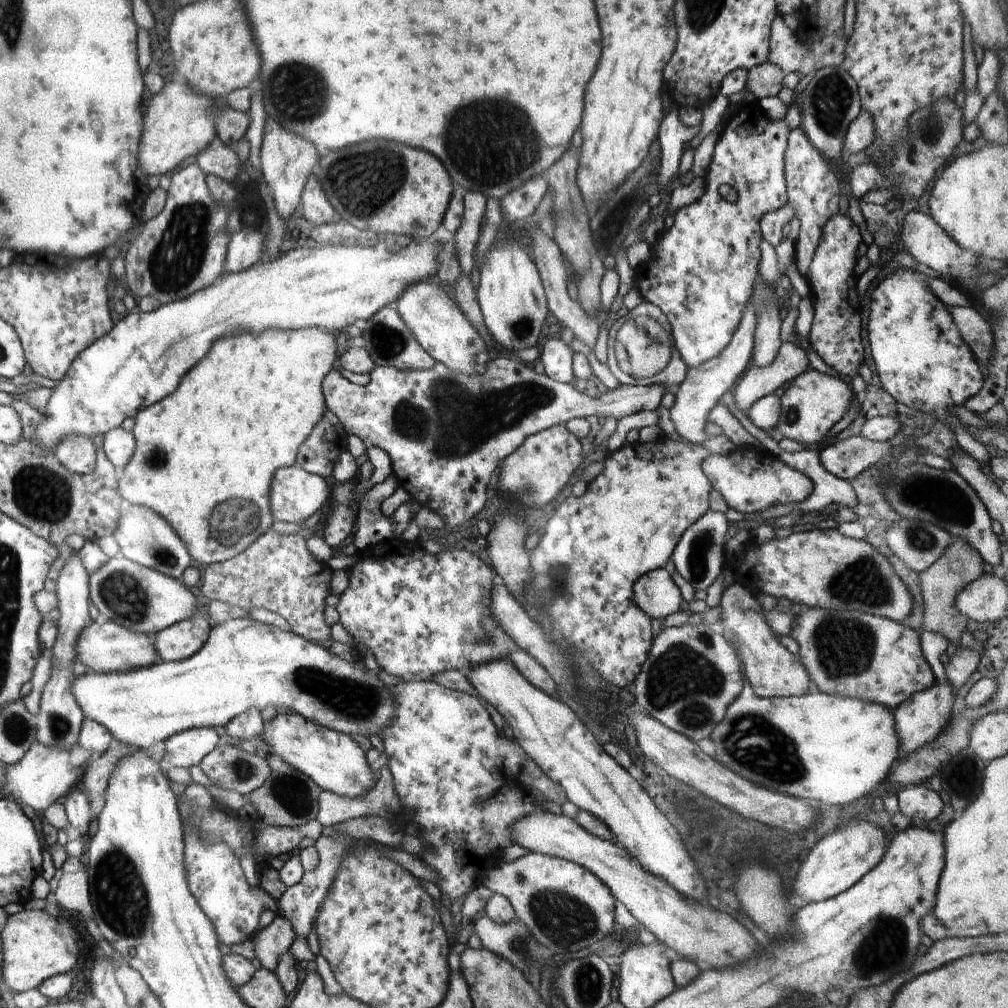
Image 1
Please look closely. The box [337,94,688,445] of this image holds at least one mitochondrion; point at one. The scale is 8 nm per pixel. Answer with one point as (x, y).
(509, 141)

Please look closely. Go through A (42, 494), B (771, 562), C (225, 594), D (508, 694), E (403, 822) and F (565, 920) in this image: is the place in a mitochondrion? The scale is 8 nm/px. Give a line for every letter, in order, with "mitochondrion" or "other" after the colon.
A: mitochondrion
B: other
C: other
D: other
E: other
F: mitochondrion

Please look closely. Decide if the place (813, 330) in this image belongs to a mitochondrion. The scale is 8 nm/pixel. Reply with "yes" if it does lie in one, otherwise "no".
no

